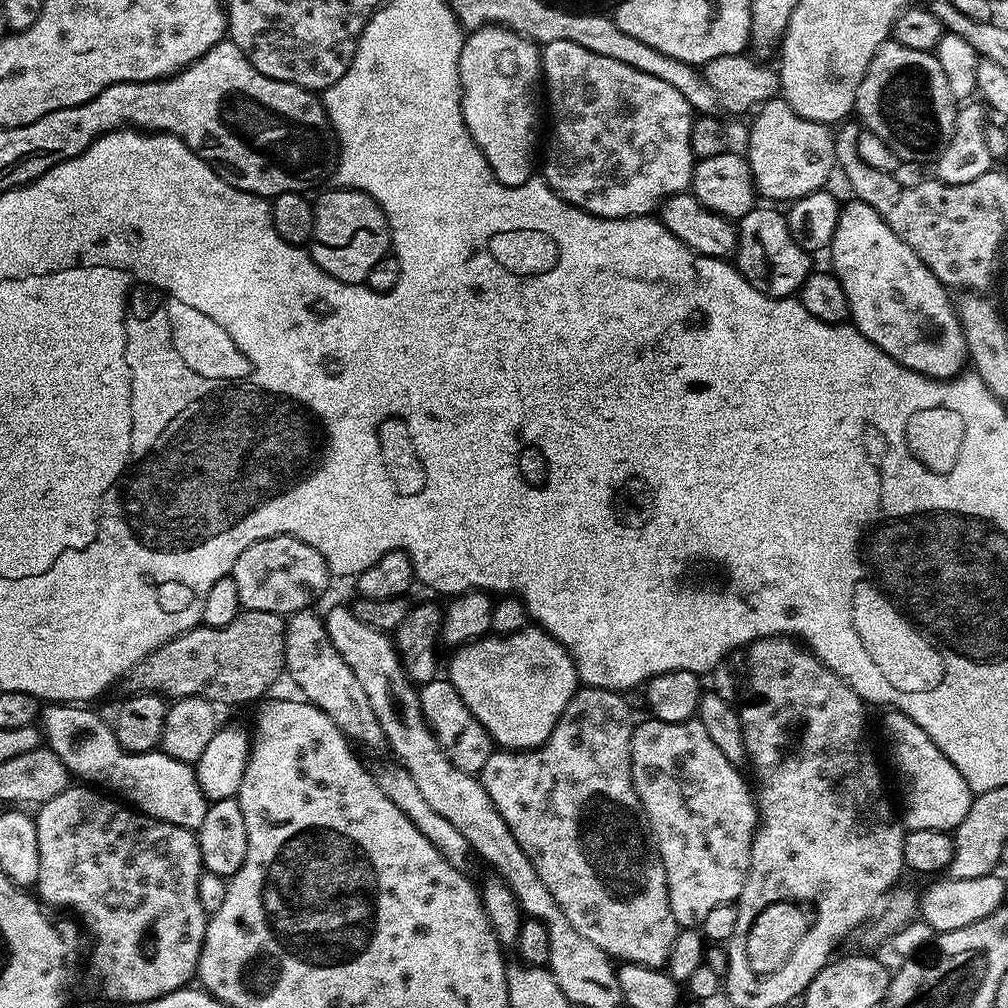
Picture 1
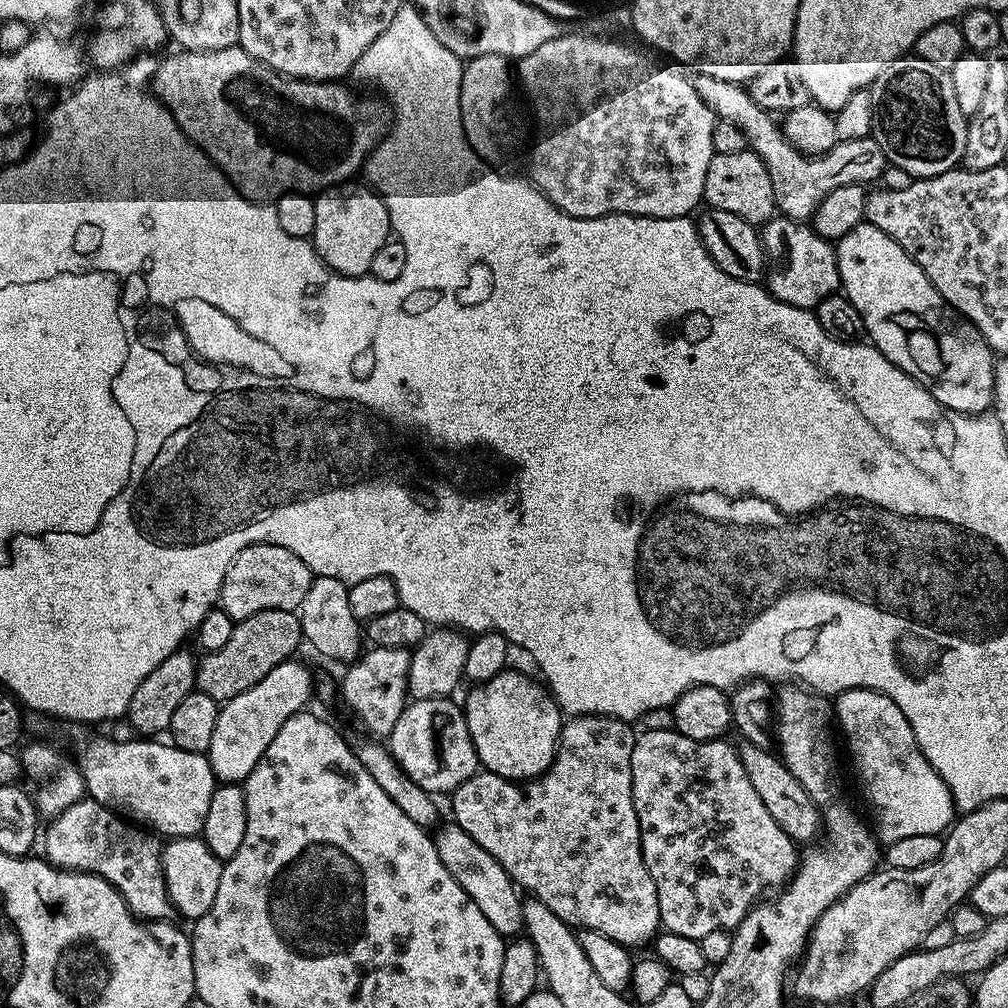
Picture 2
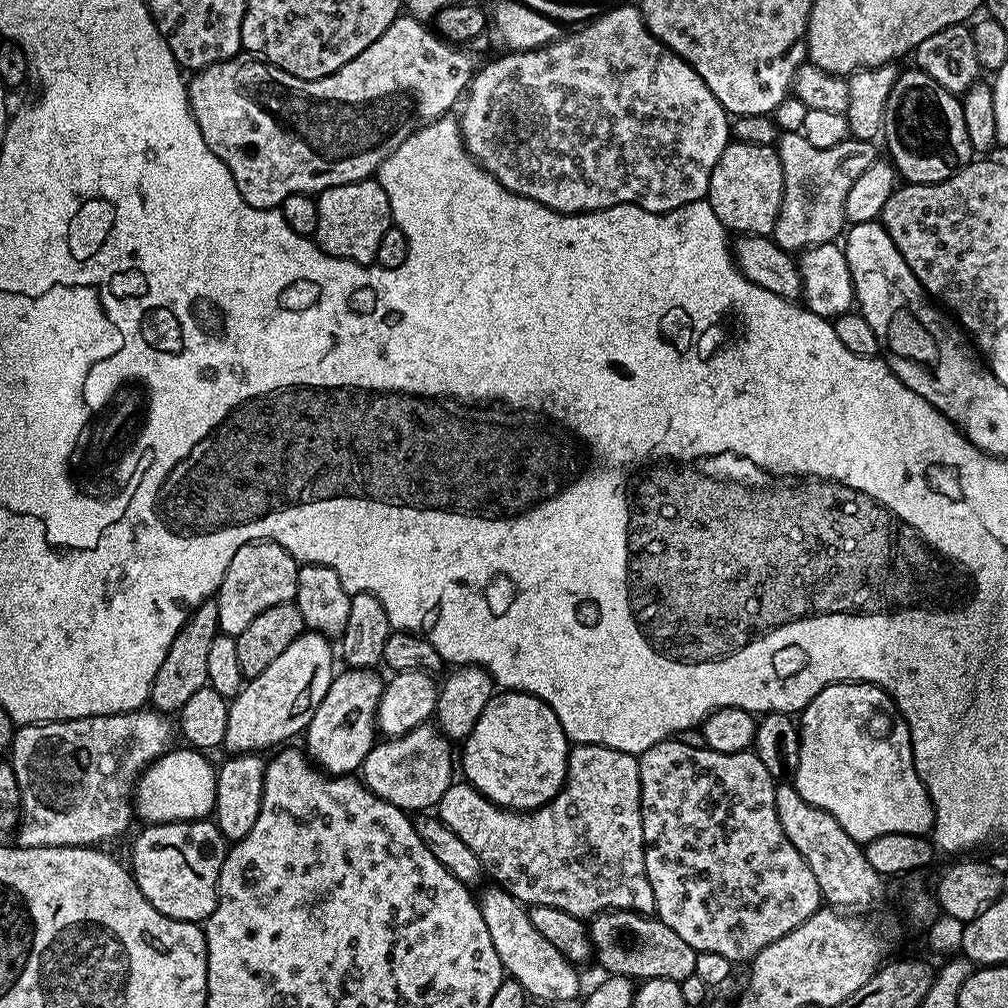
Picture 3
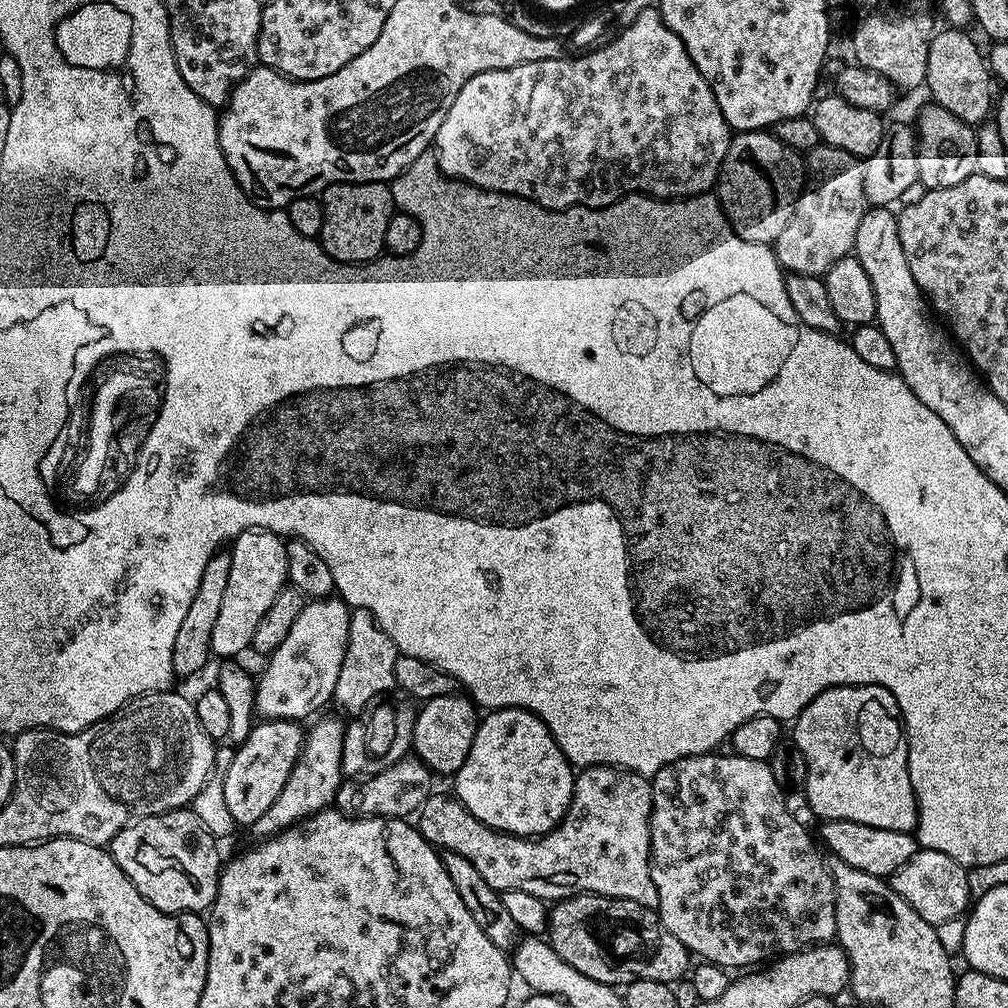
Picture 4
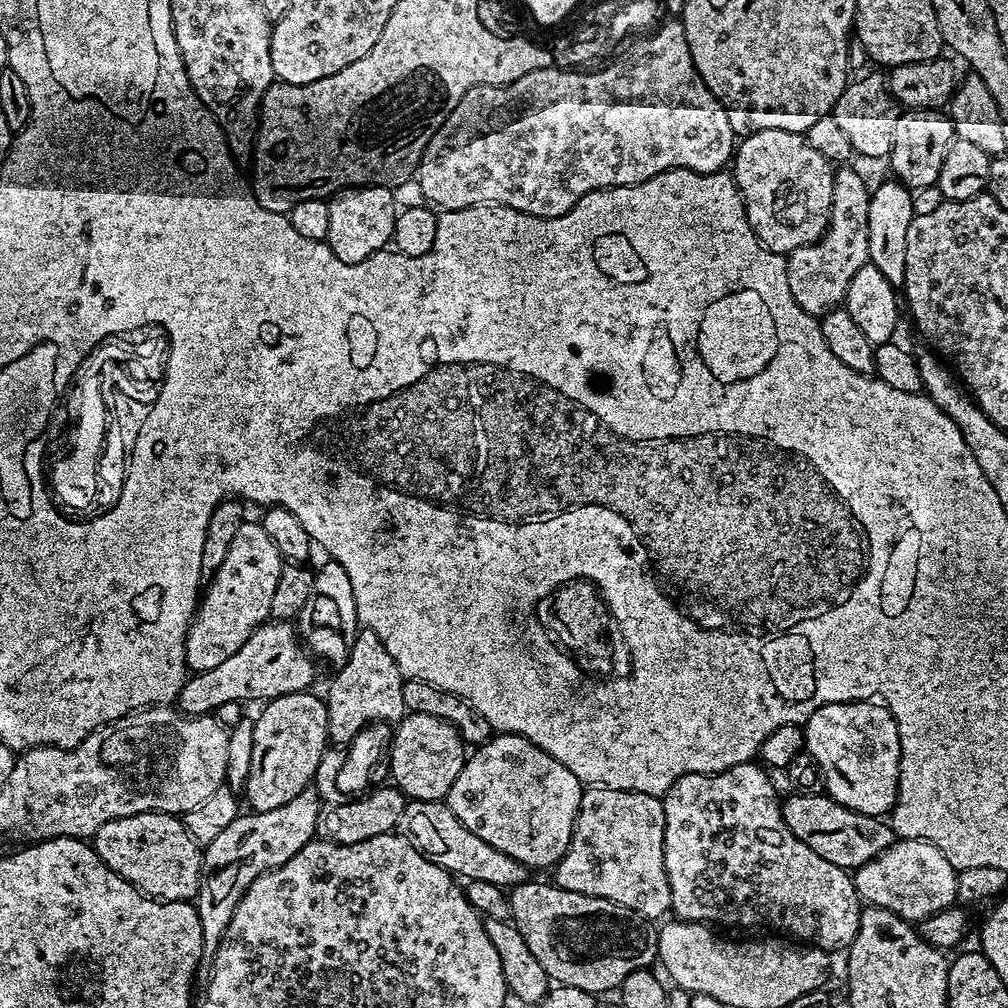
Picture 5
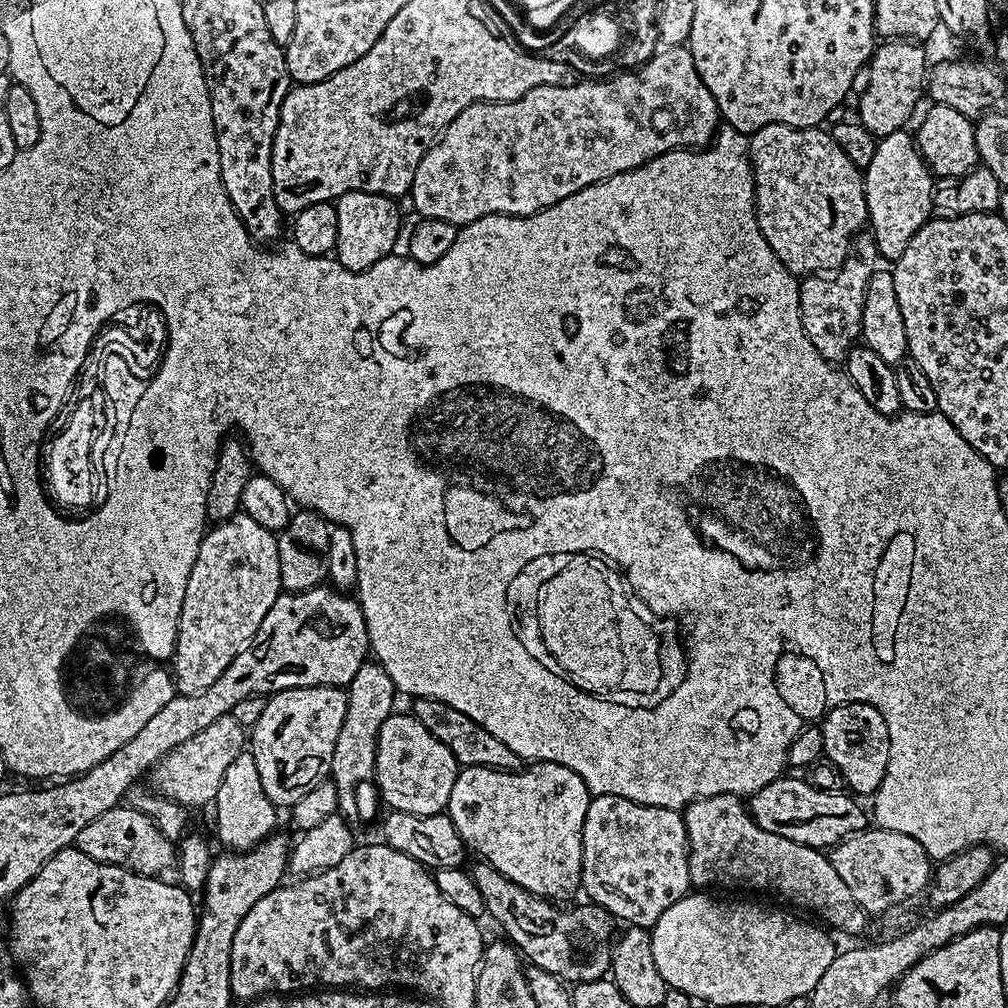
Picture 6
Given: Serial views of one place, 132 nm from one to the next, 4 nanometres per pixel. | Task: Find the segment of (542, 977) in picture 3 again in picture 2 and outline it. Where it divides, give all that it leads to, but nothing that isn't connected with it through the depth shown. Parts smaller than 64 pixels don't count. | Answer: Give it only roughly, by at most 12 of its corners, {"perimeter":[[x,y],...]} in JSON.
{"perimeter":[[455,822],[438,858],[500,936],[522,928],[522,896],[498,858]]}

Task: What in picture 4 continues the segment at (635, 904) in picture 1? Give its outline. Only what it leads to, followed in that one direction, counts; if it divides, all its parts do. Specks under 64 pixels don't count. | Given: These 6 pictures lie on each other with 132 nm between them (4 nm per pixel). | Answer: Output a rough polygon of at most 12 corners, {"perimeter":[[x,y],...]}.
{"perimeter":[[575,773],[560,824],[529,838],[455,795],[418,809],[429,844],[497,892],[592,893],[658,909],[652,786]]}

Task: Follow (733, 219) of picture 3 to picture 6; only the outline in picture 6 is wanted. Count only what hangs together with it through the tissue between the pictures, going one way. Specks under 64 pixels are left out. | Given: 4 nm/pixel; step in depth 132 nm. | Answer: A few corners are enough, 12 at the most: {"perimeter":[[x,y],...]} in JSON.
{"perimeter":[[762,126],[755,223],[784,271],[865,231],[861,169],[820,126]]}

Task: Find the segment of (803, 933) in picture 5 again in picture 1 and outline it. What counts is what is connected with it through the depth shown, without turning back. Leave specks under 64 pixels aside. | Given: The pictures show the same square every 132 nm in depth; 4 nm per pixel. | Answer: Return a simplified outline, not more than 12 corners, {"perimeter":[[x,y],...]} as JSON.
{"perimeter":[[699,719],[632,730],[674,922],[746,886],[758,823]]}

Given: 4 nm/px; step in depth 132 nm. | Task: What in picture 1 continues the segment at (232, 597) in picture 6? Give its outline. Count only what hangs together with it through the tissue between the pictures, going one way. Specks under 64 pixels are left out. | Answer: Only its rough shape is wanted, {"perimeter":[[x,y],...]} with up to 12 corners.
{"perimeter":[[256,540],[230,573],[247,611],[289,616],[332,582],[324,553]]}

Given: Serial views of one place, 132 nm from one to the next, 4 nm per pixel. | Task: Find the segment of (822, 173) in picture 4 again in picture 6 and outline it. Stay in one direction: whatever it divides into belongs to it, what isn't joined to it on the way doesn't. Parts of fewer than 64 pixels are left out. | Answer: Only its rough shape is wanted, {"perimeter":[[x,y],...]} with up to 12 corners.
{"perimeter":[[865,230],[835,272],[799,281],[802,330],[822,358],[861,339],[880,259]]}

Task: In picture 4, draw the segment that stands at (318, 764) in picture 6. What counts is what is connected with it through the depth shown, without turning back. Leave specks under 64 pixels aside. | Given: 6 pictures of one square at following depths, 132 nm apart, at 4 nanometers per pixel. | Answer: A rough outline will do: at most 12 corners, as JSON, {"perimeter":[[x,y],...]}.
{"perimeter":[[294,720],[253,723],[223,796],[237,826],[274,806],[304,745]]}

